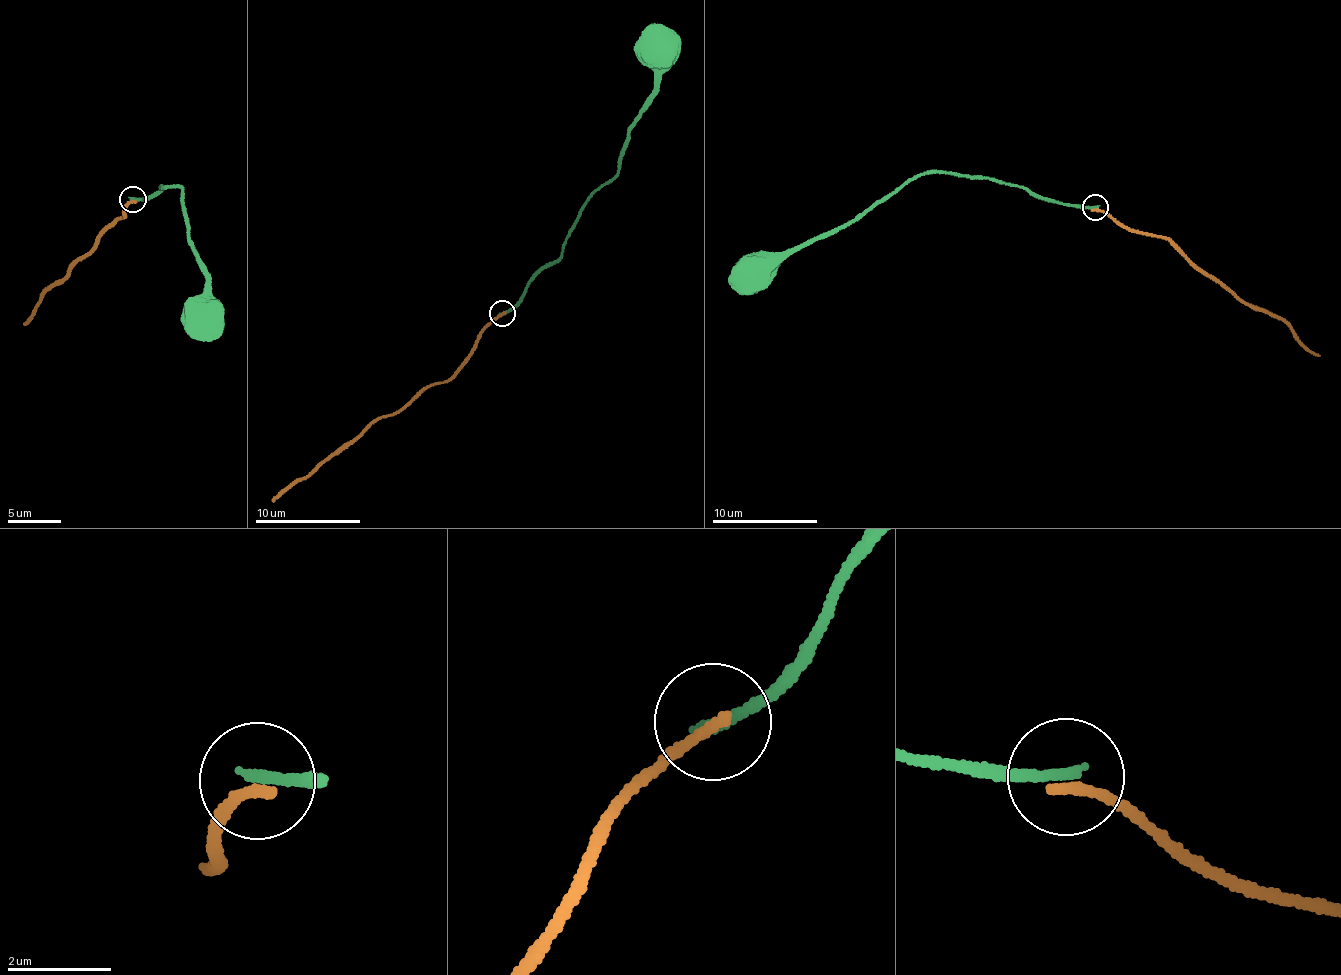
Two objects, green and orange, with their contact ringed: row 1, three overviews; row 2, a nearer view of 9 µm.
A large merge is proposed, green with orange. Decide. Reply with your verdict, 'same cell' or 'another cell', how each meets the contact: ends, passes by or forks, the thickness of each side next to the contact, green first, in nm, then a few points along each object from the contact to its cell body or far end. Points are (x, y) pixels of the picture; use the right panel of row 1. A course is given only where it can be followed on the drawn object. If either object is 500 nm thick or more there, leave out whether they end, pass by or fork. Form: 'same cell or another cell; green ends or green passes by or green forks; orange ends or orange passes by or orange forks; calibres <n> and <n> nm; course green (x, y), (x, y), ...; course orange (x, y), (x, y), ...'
another cell; green ends; orange ends; calibres 240 and 220 nm; course green (1094, 207), (1048, 202), (1021, 187), (927, 172), (804, 247), (783, 254), (759, 252), (744, 265), (750, 274); course orange (1094, 209), (1171, 244), (1216, 281), (1292, 328), (1297, 342), (1320, 356)

